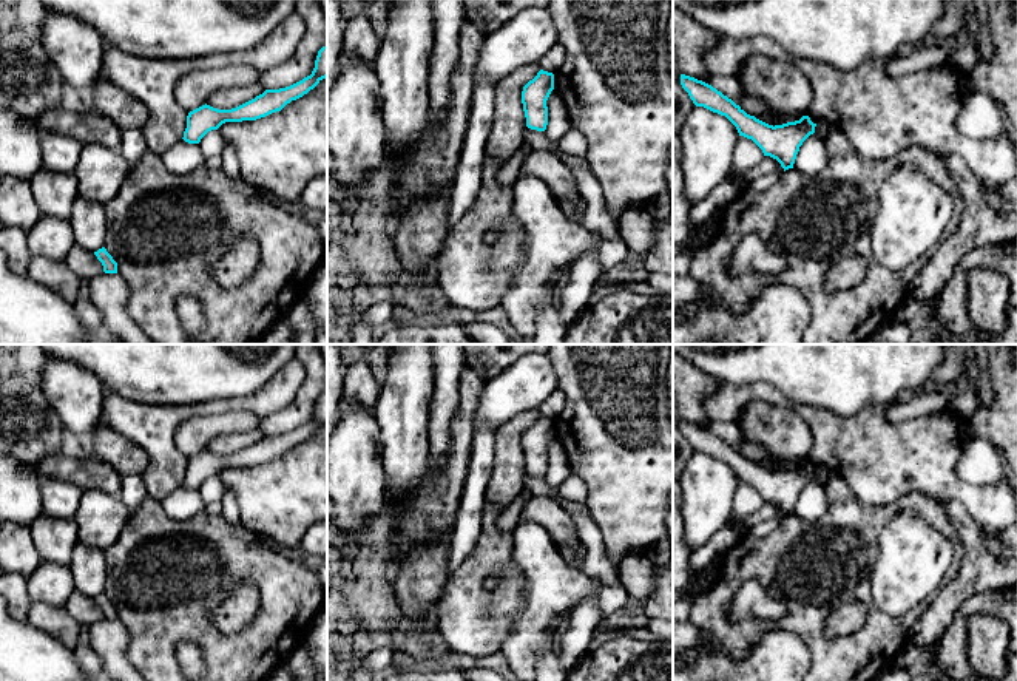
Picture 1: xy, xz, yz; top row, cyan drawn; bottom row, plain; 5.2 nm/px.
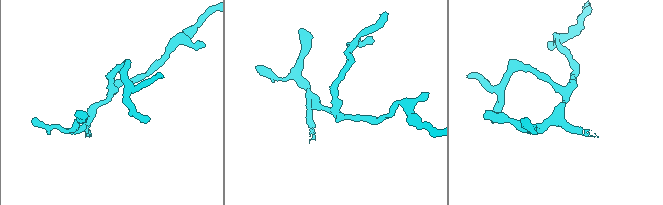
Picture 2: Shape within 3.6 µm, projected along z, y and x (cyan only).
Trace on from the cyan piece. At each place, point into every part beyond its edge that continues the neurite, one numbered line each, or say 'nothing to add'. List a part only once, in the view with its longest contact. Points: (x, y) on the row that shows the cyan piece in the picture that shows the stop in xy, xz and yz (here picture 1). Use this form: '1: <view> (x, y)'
nothing to add

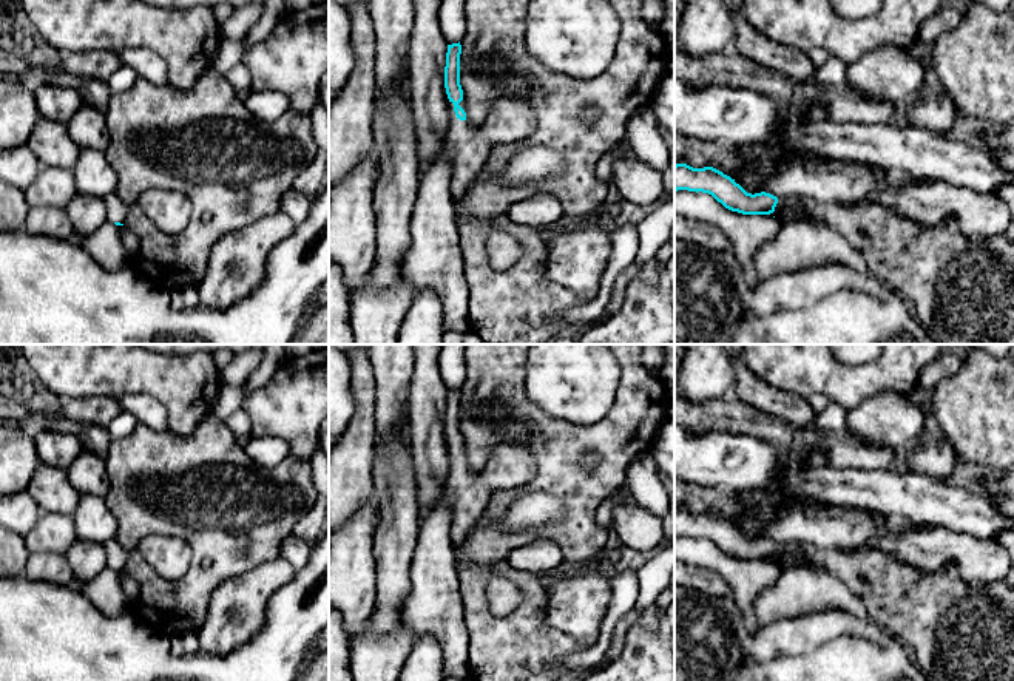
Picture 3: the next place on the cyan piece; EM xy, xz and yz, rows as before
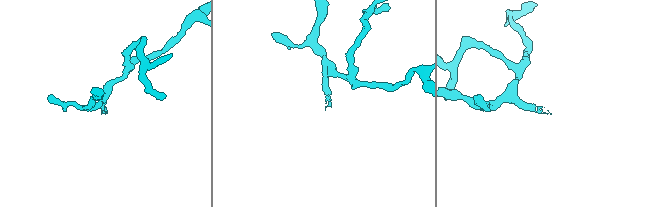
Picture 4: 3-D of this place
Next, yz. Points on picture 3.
1: yz (960, 291)

